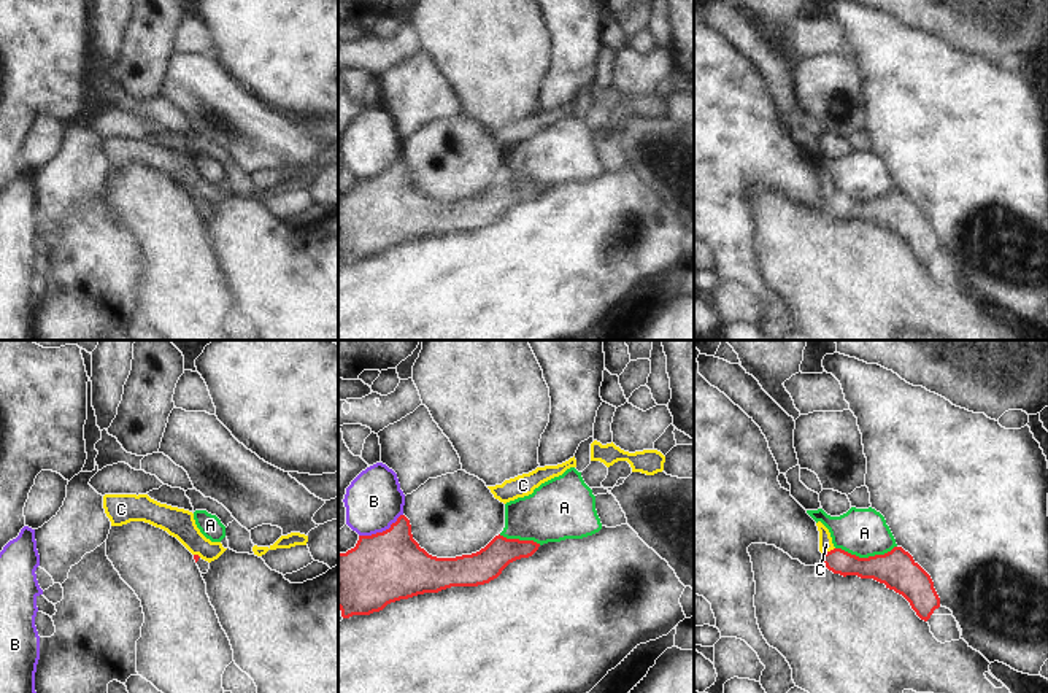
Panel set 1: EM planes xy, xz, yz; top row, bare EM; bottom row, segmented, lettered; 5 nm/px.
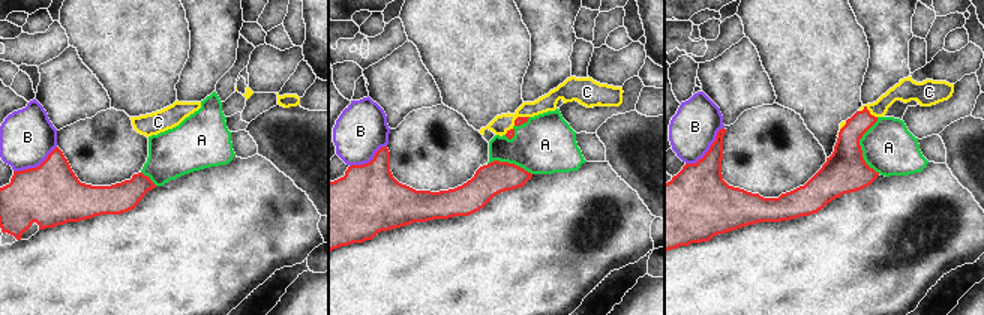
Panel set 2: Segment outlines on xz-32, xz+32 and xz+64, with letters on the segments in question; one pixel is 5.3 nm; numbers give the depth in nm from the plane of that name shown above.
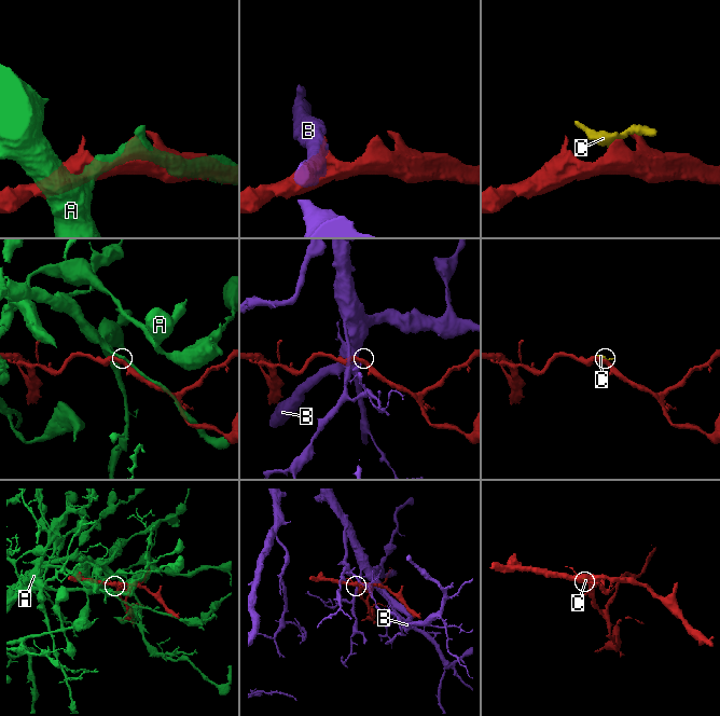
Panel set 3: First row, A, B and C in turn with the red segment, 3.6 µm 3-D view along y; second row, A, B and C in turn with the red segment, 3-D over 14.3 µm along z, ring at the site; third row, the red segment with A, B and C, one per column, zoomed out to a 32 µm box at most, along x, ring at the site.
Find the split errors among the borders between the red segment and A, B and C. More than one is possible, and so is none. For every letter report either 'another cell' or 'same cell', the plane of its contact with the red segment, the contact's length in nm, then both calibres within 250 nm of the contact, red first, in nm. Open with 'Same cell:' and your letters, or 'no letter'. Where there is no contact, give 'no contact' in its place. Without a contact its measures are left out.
Same cell: C
A: another cell; contact in yz; length 320 nm; calibres 190 and 240 nm
B: another cell; contact in xz; length 260 nm; calibres 360 and 300 nm
C: same cell; contact in yz; length 80 nm; calibres 120 and 70 nm

